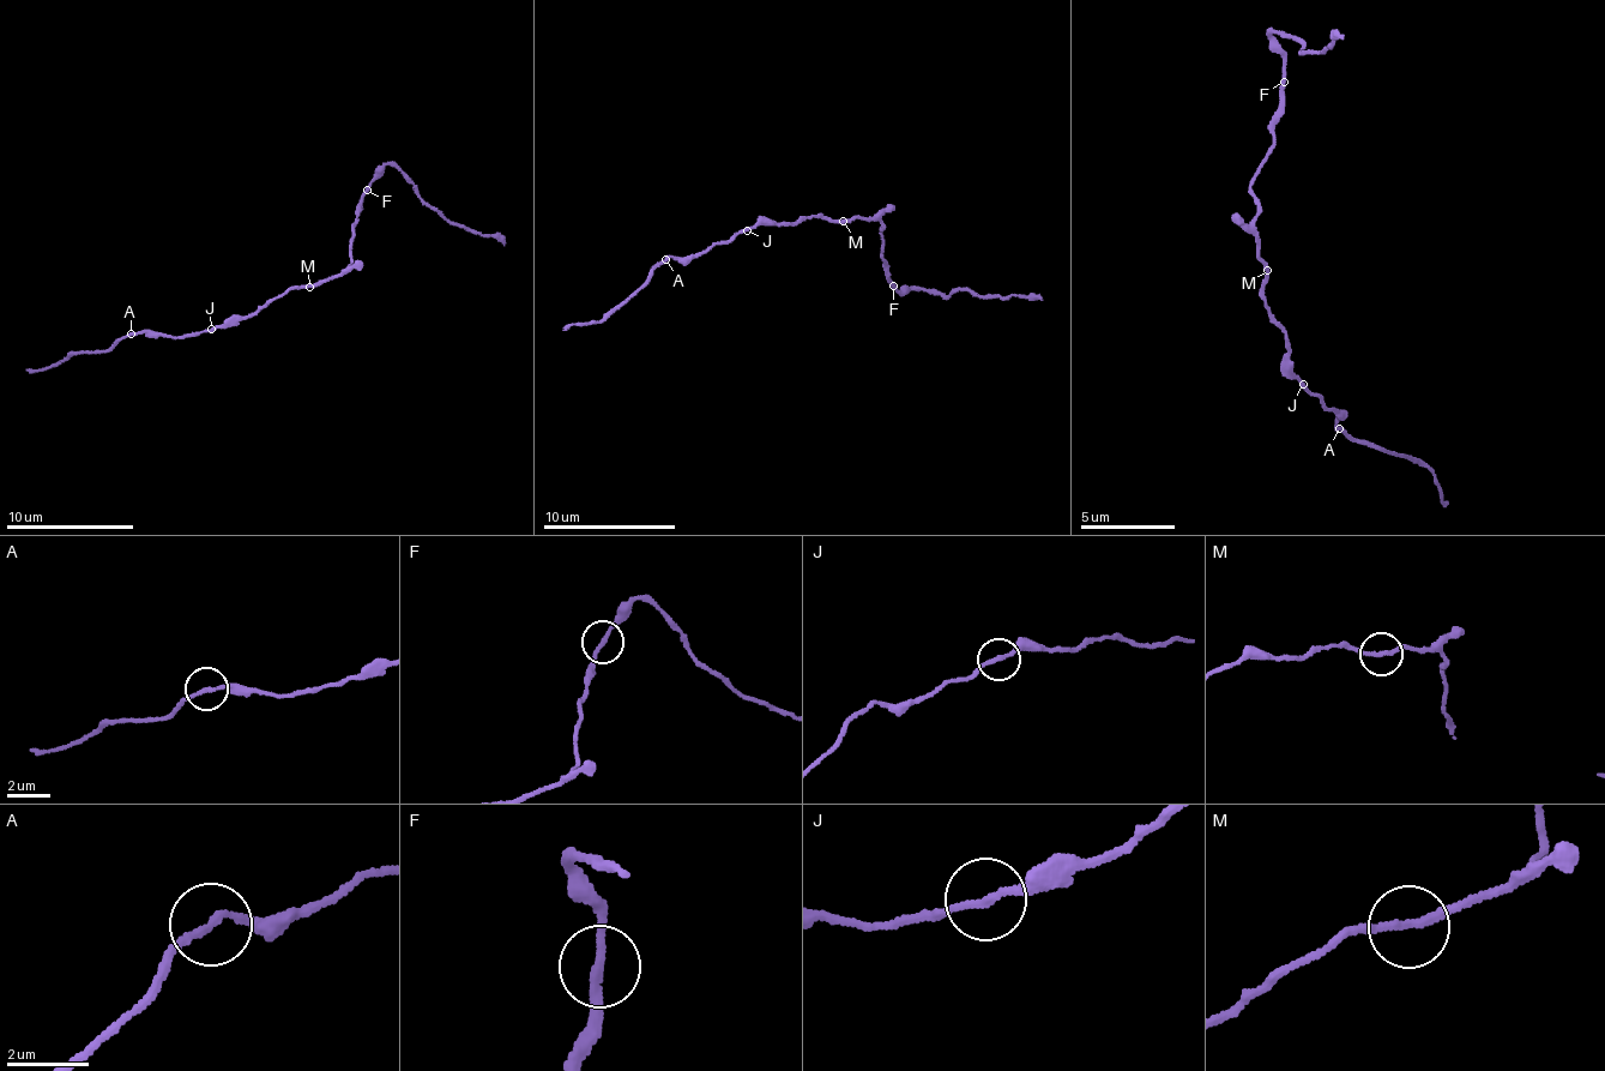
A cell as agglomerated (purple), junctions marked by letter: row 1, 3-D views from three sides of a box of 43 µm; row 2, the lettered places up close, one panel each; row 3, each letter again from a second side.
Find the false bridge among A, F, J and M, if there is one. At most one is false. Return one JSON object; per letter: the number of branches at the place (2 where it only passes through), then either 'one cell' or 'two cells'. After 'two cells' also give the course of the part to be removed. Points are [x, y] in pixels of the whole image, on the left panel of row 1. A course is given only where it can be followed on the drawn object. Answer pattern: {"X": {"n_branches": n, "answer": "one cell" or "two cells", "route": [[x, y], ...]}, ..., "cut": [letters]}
{"A": {"n_branches": 2, "answer": "one cell"}, "F": {"n_branches": 2, "answer": "one cell"}, "J": {"n_branches": 2, "answer": "one cell"}, "M": {"n_branches": 2, "answer": "one cell"}, "cut": []}

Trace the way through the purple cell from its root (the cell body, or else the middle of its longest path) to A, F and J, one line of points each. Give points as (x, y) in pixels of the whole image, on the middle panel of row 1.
A: (846, 218), (826, 221), (810, 216), (782, 224), (762, 222), (706, 246), (699, 254), (667, 260)
F: (846, 218), (878, 218), (884, 227), (879, 233), (880, 248), (886, 259), (887, 280), (893, 286)
J: (846, 218), (826, 221), (810, 216), (782, 224), (762, 222), (747, 230)

